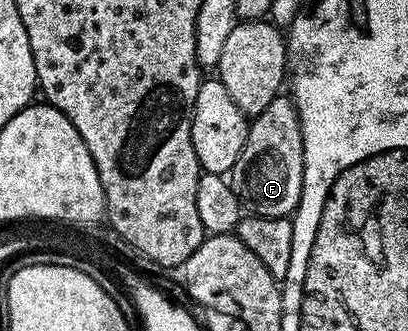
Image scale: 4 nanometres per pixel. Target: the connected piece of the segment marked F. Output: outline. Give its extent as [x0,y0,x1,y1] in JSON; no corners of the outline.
[230,94,304,219]

